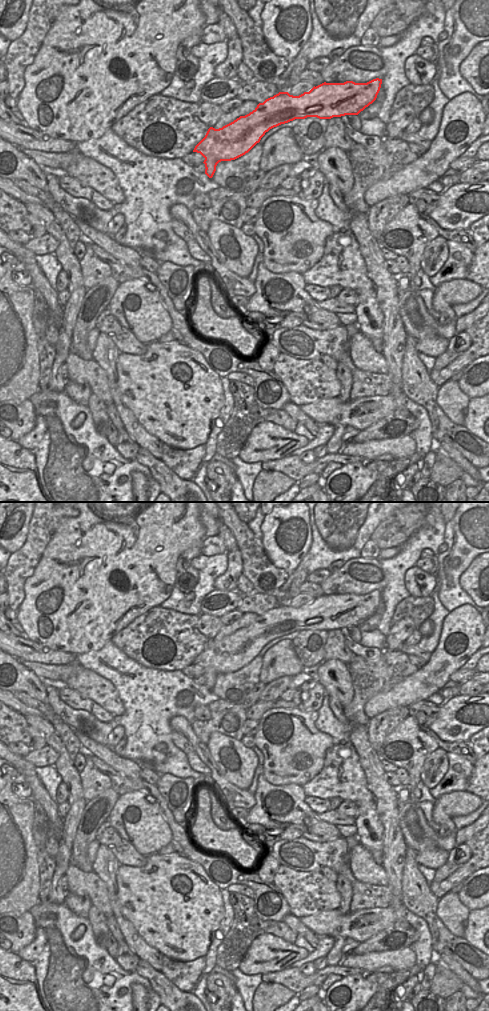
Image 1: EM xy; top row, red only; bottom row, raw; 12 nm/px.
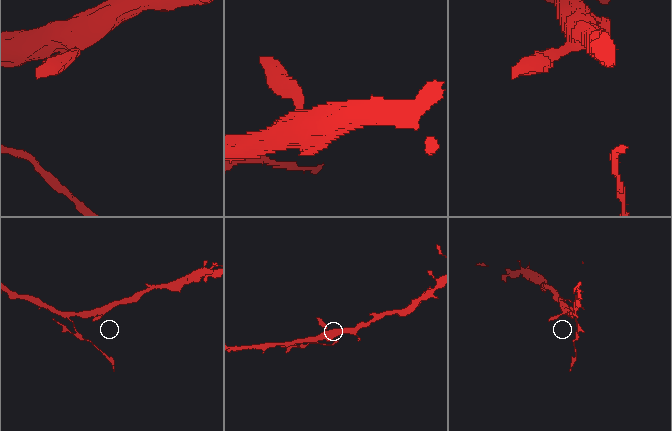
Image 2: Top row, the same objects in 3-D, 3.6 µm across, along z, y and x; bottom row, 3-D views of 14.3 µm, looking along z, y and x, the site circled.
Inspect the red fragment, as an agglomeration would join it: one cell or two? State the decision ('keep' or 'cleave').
keep

